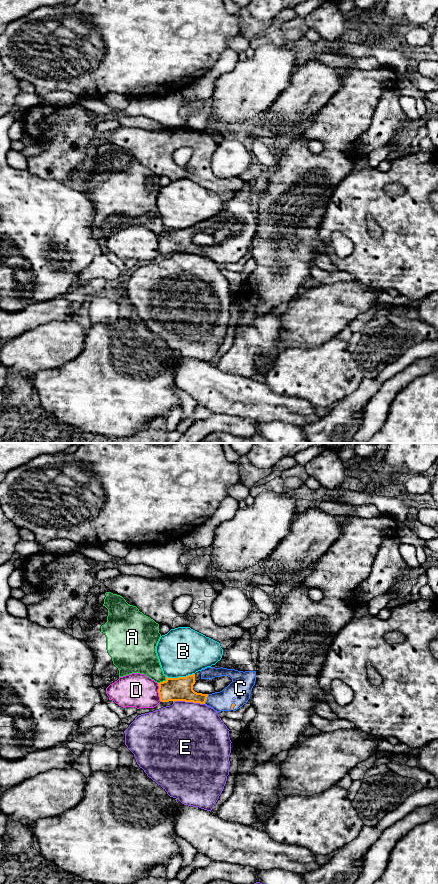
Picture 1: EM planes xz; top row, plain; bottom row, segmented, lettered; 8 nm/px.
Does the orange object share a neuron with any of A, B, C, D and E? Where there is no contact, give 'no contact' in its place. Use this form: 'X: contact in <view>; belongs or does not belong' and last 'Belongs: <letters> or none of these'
A: contact in xz; does not belong
B: contact in xz; does not belong
C: contact in xz; belongs
D: contact in xz; does not belong
E: contact in xz; does not belong
Belongs: C

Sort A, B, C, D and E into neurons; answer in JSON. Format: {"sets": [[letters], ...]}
{"sets": [["A"], ["B"], ["C"], ["D"], ["E"]]}

